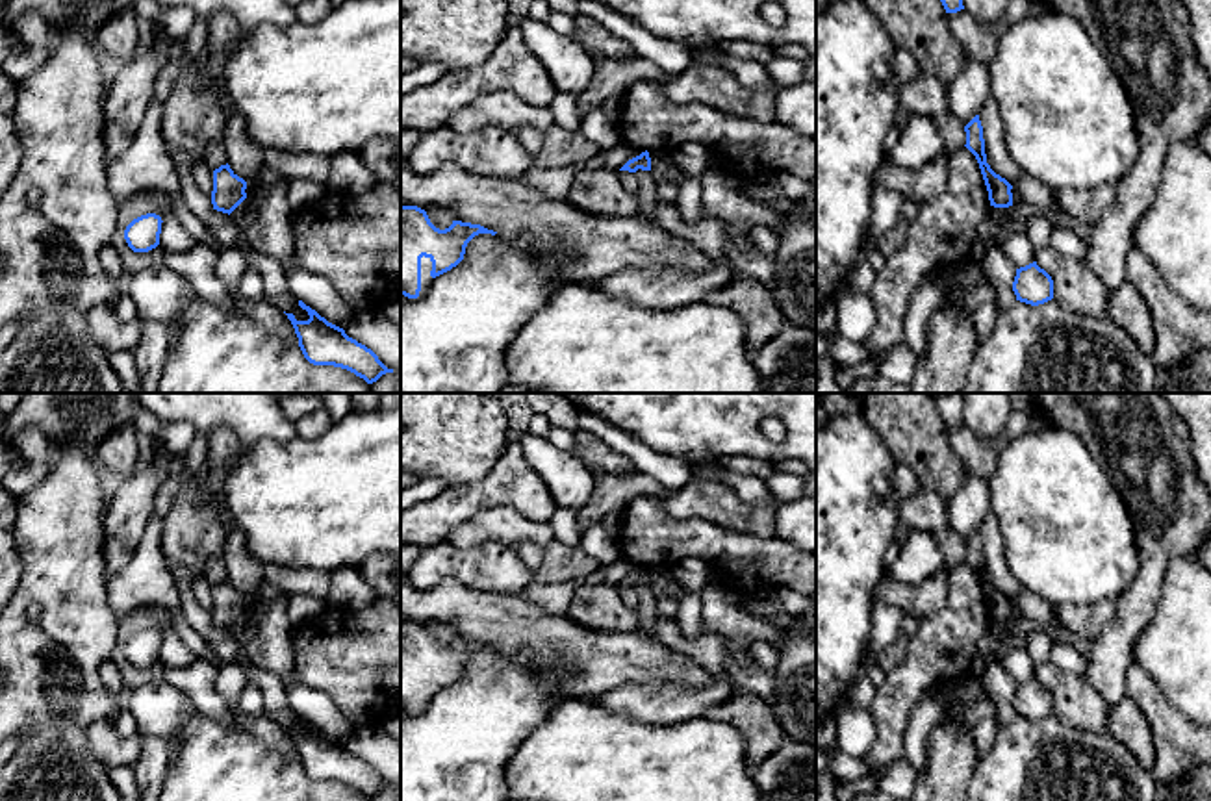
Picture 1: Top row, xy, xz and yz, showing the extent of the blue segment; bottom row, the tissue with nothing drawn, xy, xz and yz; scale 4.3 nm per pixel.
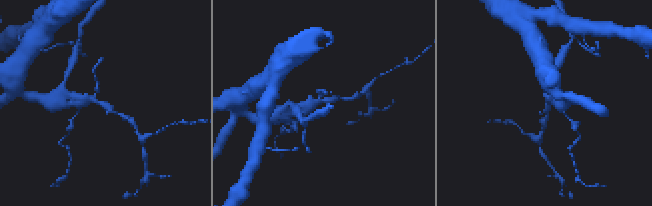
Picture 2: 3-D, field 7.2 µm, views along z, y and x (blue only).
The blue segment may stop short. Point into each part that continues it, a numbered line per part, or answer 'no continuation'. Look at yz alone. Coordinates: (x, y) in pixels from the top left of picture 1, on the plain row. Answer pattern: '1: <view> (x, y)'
no continuation

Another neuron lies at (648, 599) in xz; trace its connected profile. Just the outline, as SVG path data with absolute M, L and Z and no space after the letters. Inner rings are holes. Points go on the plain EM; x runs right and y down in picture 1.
M638 584L636 597L640 601L640 606L636 610L638 614L638 627L636 630L645 636L653 636L653 616L656 606L656 595L653 593L651 586Z

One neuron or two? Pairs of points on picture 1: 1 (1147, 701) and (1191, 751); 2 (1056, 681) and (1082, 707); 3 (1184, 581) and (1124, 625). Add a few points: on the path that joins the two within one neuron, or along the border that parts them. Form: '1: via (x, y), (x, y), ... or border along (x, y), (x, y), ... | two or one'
1: via (1160, 714), (1178, 738) | one
2: via (1061, 686), (1076, 701) | one
3: border along (1174, 559), (1167, 570), (1156, 612), (1137, 638) | two

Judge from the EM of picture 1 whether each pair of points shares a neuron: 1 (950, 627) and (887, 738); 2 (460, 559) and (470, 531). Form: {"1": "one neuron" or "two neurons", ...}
{"1": "one neuron", "2": "two neurons"}

